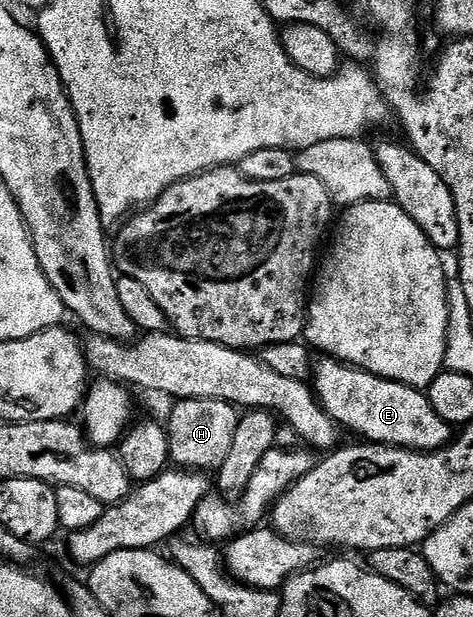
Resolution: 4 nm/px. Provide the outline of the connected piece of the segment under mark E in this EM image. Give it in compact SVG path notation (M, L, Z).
M338 359L320 360L313 367L315 398L340 428L348 427L364 440L406 447L408 451L437 451L451 442L453 427L438 416L420 388L382 379L359 367L344 365Z

